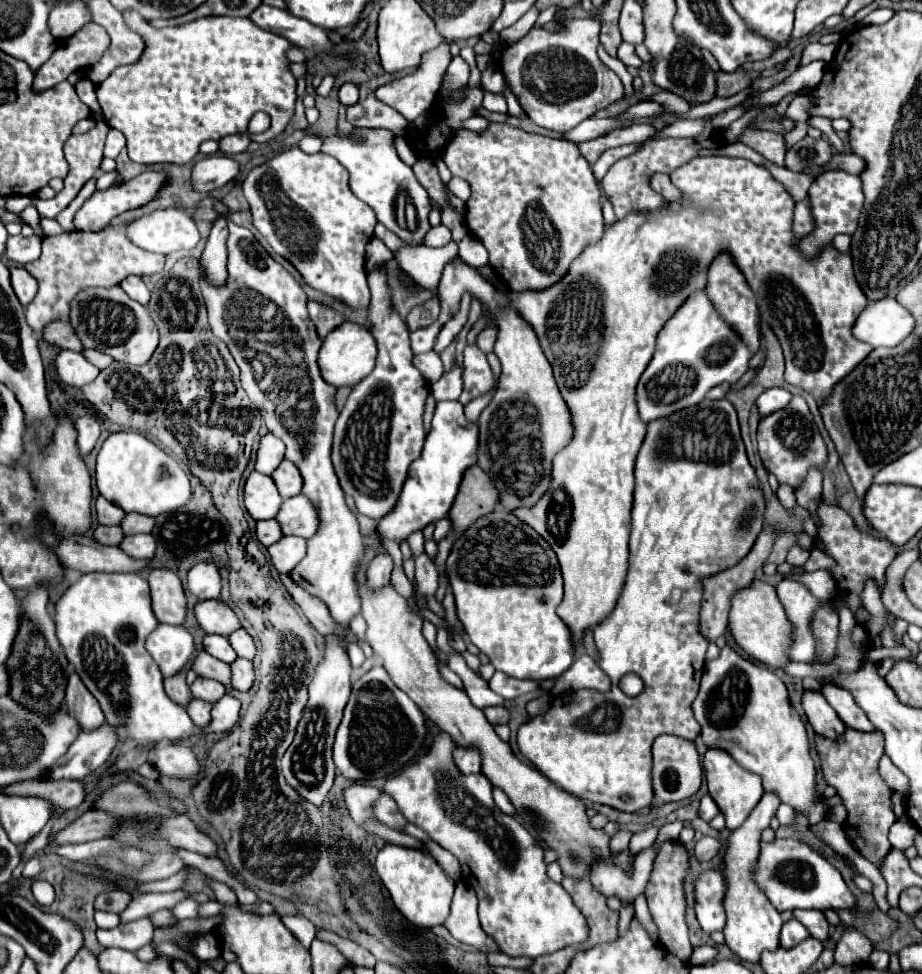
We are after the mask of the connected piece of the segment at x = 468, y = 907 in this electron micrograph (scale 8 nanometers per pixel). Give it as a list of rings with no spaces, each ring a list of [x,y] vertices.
[[[465,883],[455,885],[455,897],[453,897],[453,905],[451,905],[451,915],[447,917],[445,927],[449,929],[449,933],[457,941],[473,945],[479,951],[483,951],[485,955],[501,953],[499,945],[481,929],[479,917],[477,917],[477,895]]]

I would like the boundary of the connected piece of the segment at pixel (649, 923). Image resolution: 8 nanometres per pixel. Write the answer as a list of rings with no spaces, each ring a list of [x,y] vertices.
[[[639,895],[639,897],[635,899],[635,905],[633,905],[633,907],[635,907],[635,919],[637,919],[637,921],[643,925],[643,929],[645,929],[647,933],[651,933],[653,939],[659,943],[659,931],[657,931],[657,925],[655,925],[655,921],[653,921],[649,909],[647,909],[645,897]]]

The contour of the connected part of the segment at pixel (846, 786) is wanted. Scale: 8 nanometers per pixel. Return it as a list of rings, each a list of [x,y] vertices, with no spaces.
[[[847,729],[841,741],[831,741],[825,737],[815,737],[815,749],[821,759],[823,777],[825,781],[837,789],[837,793],[843,799],[843,805],[849,811],[845,835],[847,841],[871,863],[877,867],[881,865],[883,857],[889,853],[891,843],[887,839],[889,827],[897,821],[897,815],[893,811],[891,801],[891,787],[879,777],[877,763],[883,755],[883,735],[877,733],[855,733],[853,729]]]

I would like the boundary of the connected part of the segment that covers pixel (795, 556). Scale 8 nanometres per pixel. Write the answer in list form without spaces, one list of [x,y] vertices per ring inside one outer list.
[[[793,547],[787,555],[787,563],[791,563],[791,565],[803,565],[807,559],[809,559],[809,551],[801,549],[801,547]]]

